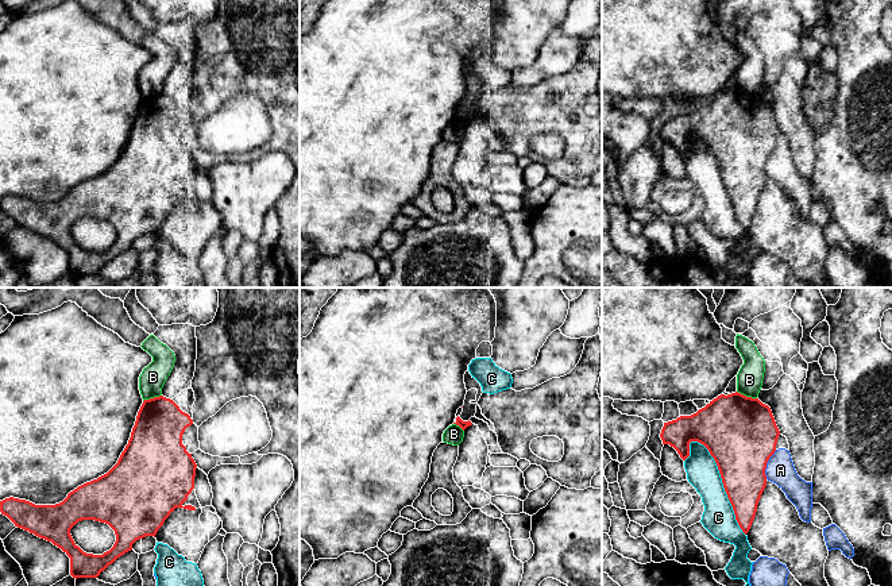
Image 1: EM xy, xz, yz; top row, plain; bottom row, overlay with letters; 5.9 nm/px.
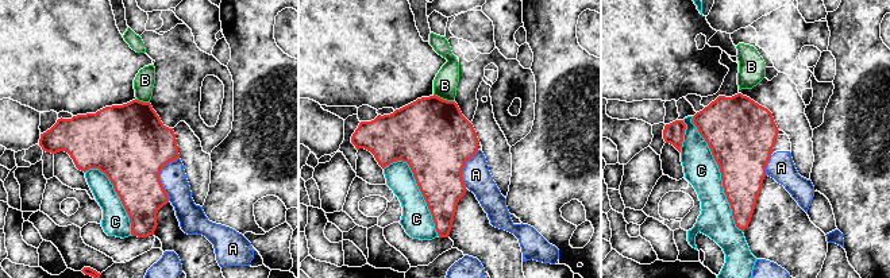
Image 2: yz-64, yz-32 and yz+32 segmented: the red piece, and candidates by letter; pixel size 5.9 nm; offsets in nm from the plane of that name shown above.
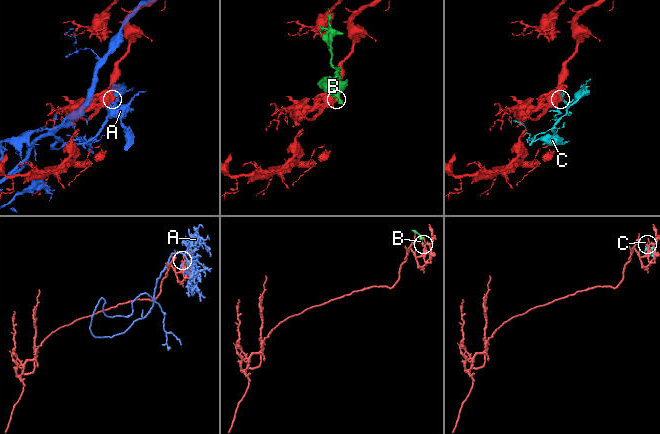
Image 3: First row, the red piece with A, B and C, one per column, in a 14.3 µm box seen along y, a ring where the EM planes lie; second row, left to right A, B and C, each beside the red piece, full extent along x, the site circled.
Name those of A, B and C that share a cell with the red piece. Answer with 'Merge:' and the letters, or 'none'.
Merge: none

